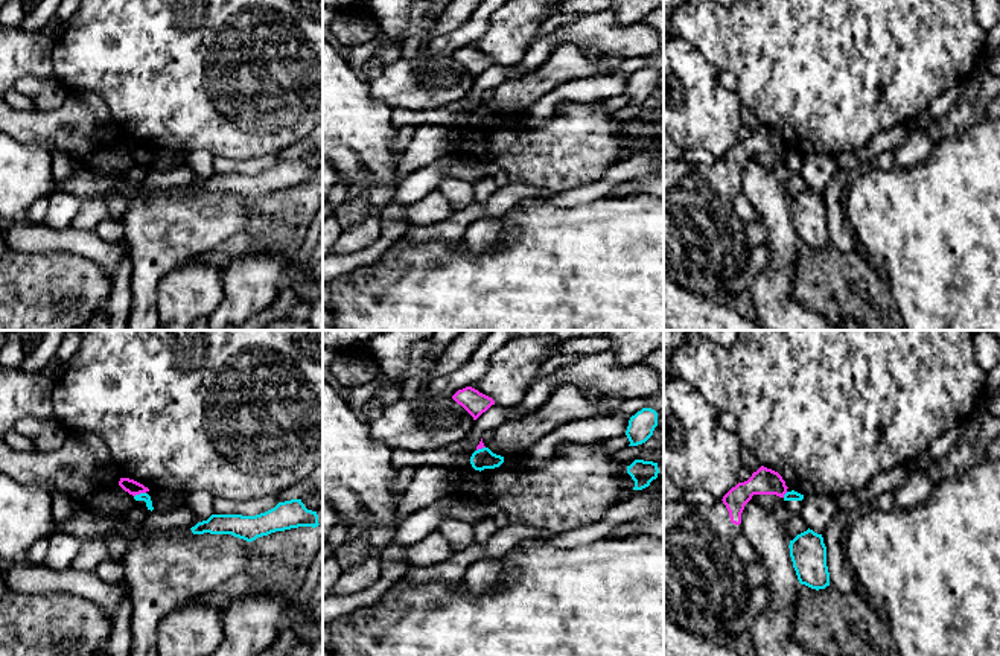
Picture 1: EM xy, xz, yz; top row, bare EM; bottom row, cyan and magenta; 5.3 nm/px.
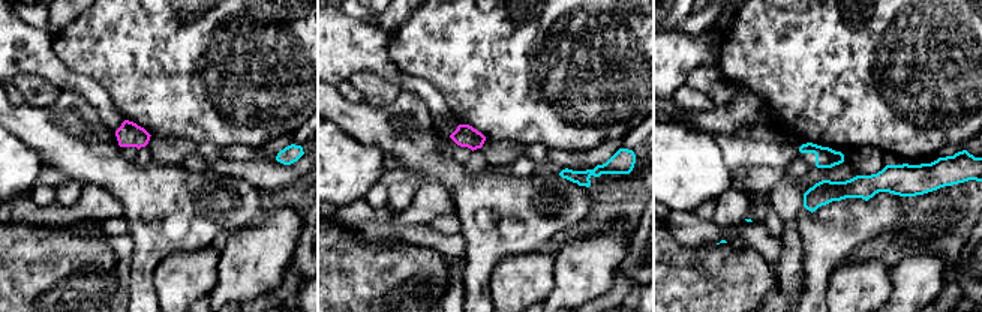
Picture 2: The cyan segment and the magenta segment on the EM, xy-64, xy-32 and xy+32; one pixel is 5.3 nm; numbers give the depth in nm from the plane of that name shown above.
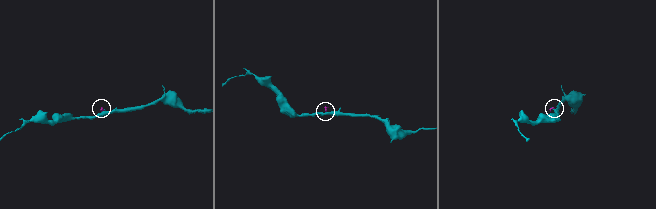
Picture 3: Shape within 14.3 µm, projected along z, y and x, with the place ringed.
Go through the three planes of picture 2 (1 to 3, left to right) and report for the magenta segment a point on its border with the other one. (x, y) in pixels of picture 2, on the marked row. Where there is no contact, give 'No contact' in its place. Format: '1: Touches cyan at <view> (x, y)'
1: No contact
2: No contact
3: No contact

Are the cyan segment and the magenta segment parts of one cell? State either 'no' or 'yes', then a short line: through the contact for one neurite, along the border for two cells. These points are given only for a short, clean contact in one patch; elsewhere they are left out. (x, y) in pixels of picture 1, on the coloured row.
no | xy (145, 492), (134, 496)

